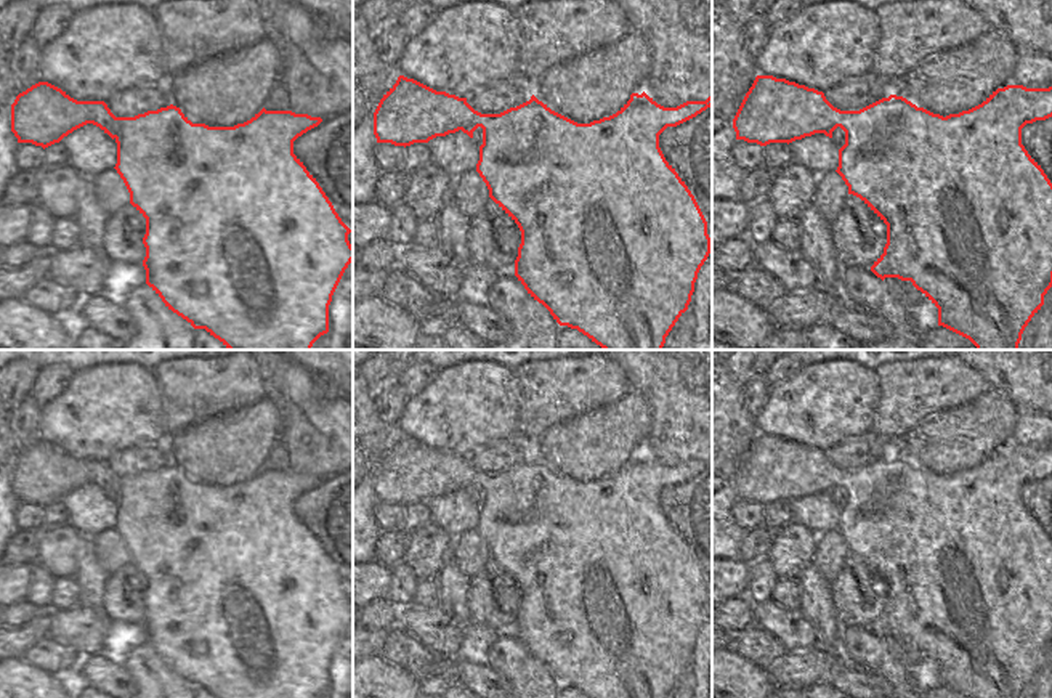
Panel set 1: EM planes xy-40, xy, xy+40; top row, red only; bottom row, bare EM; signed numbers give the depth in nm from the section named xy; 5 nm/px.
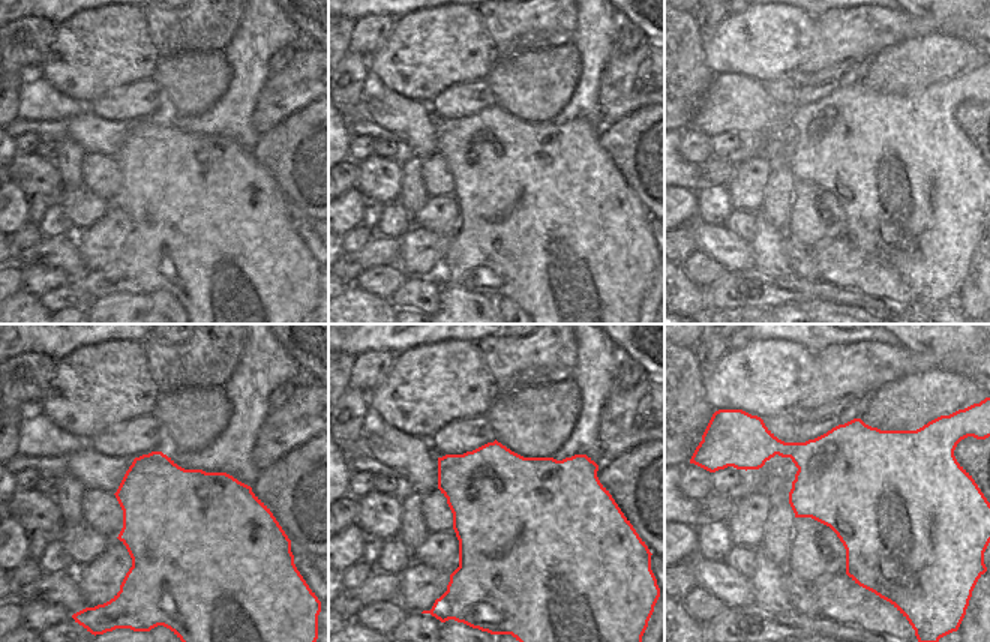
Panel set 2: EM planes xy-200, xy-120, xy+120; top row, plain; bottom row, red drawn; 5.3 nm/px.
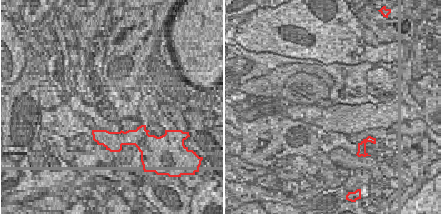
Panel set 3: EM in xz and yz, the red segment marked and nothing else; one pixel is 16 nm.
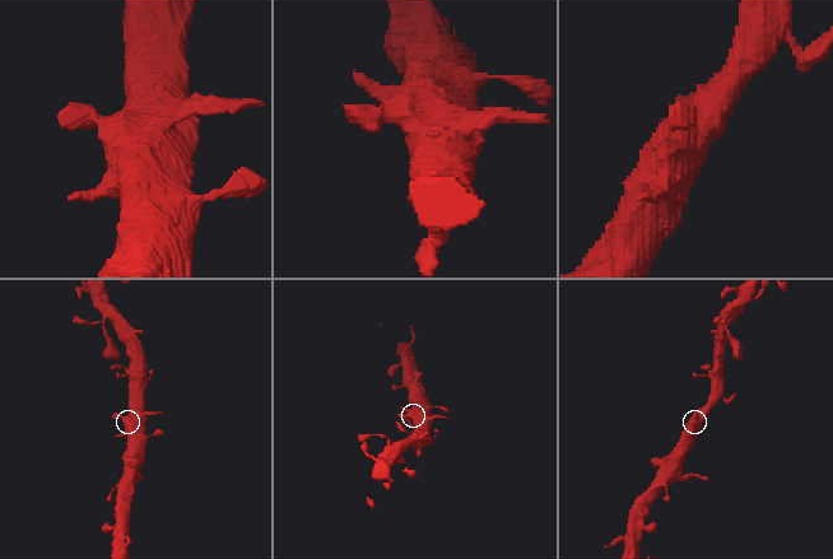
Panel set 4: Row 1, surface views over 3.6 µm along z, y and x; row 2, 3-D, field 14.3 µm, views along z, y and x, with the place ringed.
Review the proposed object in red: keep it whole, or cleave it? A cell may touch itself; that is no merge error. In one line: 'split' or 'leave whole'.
leave whole

